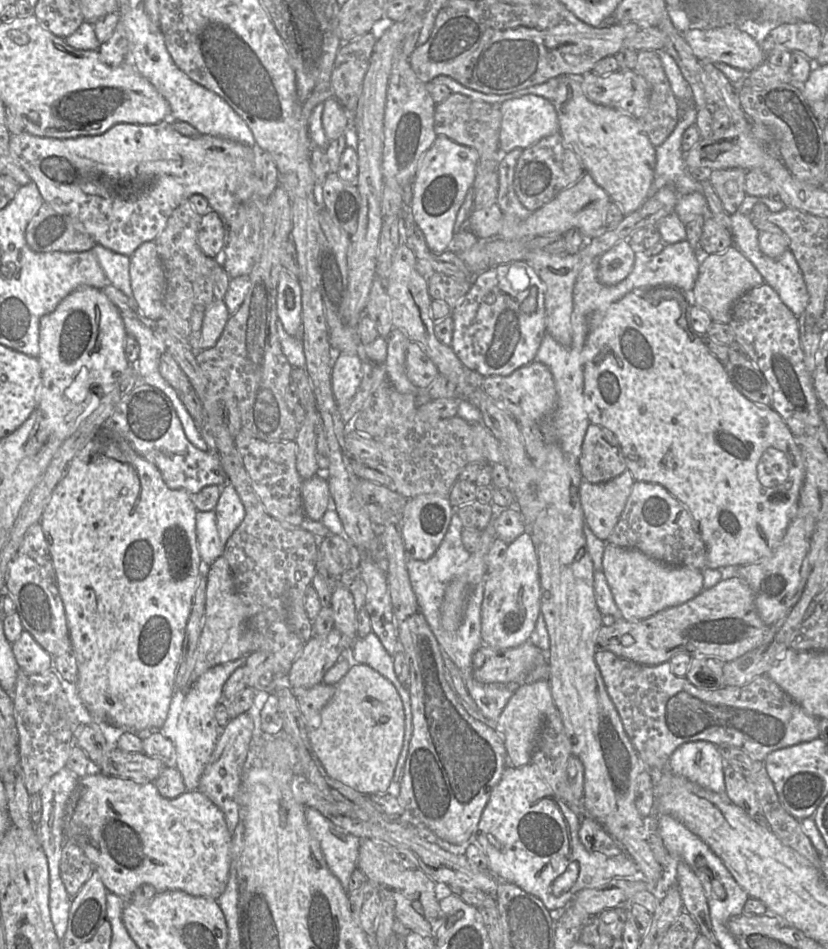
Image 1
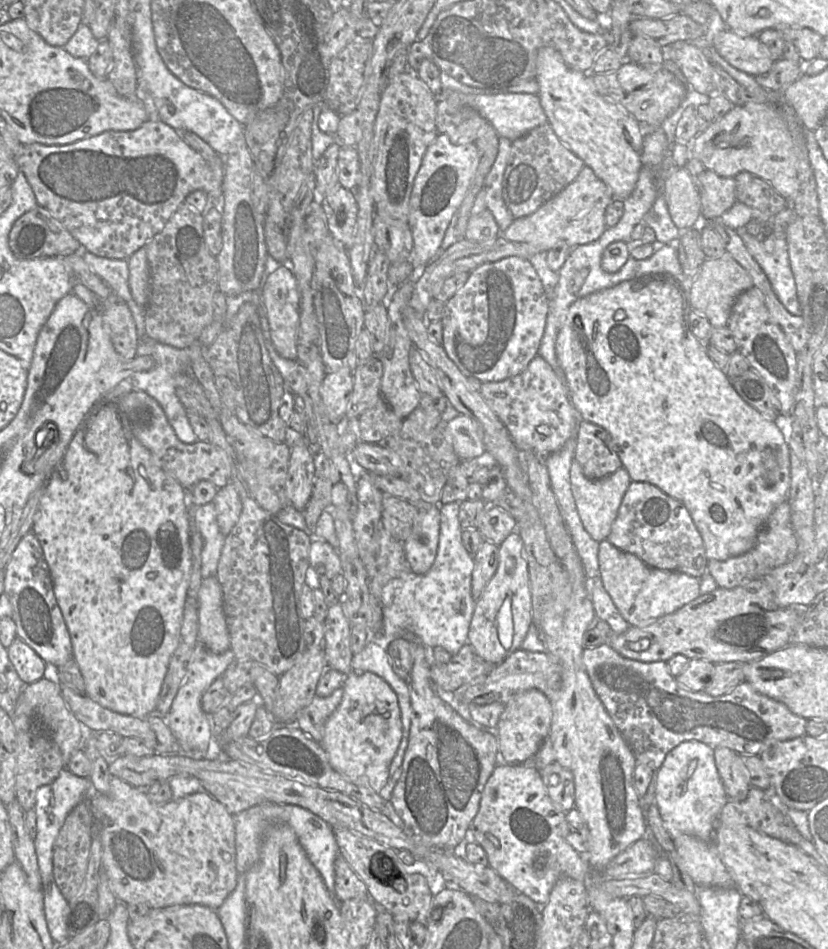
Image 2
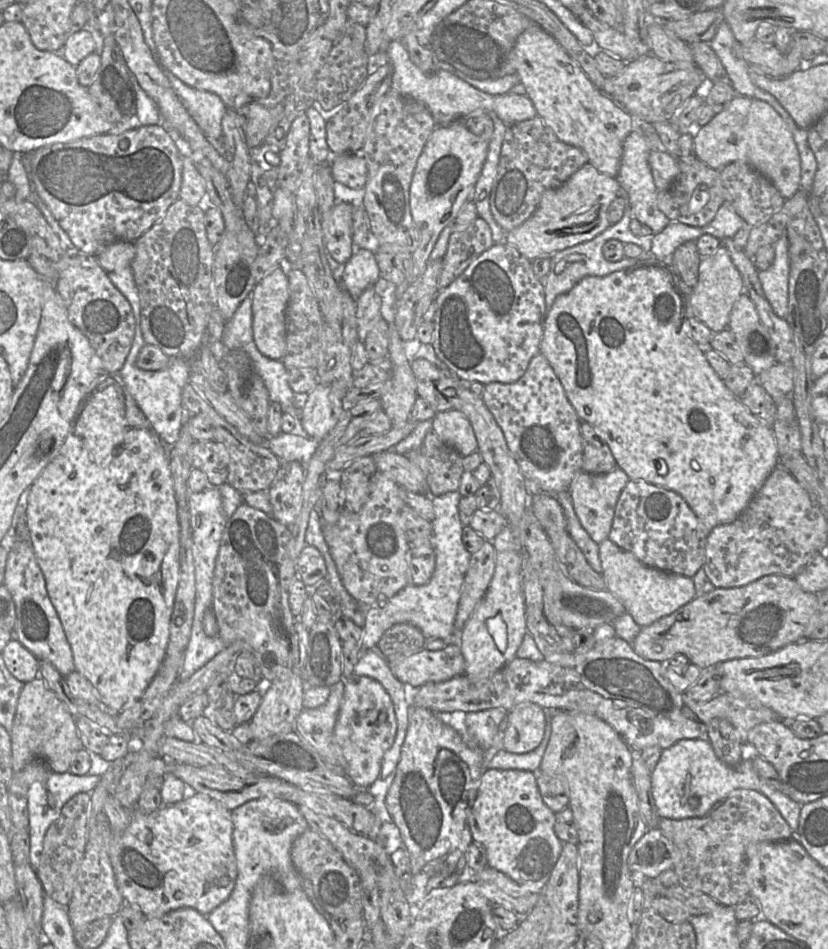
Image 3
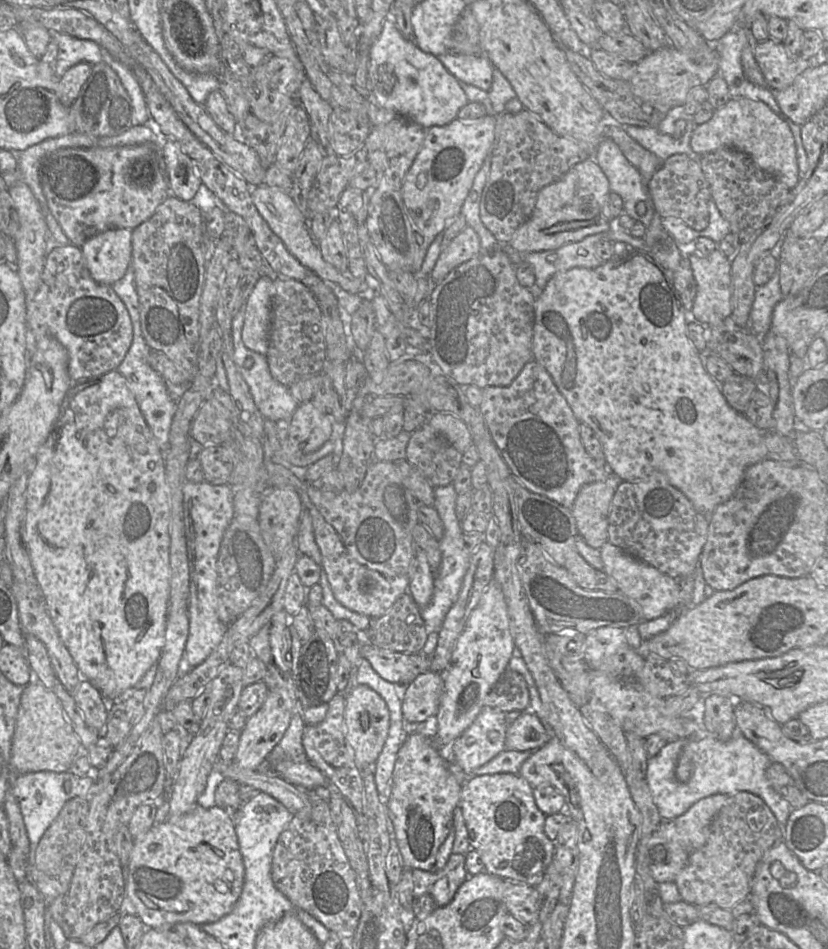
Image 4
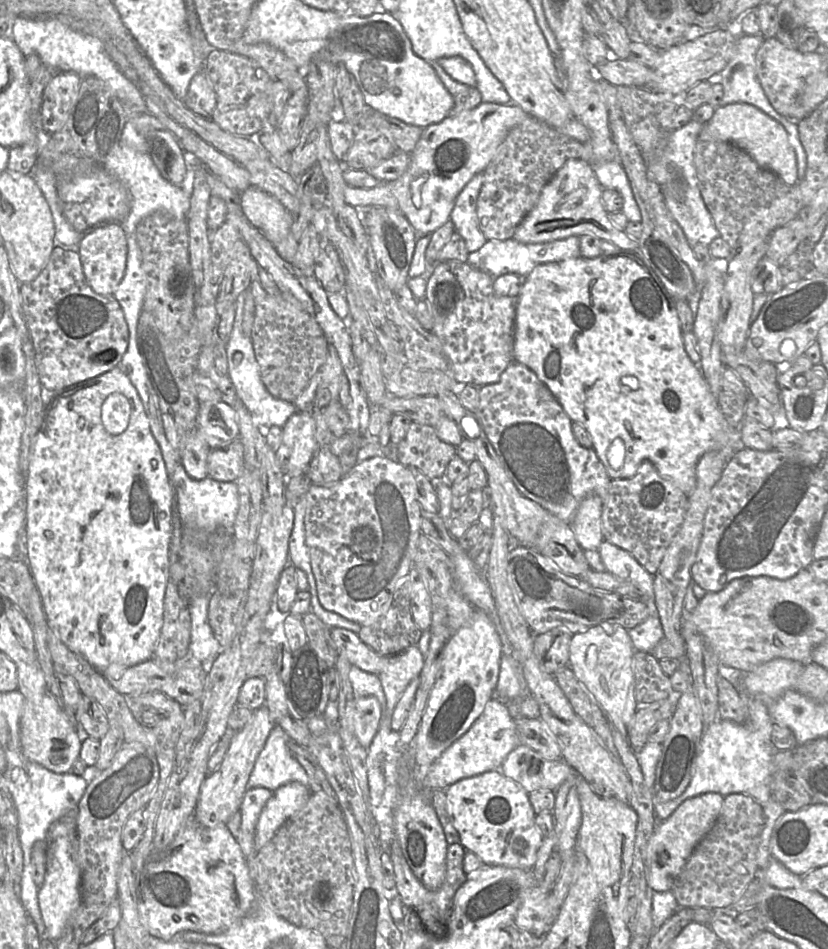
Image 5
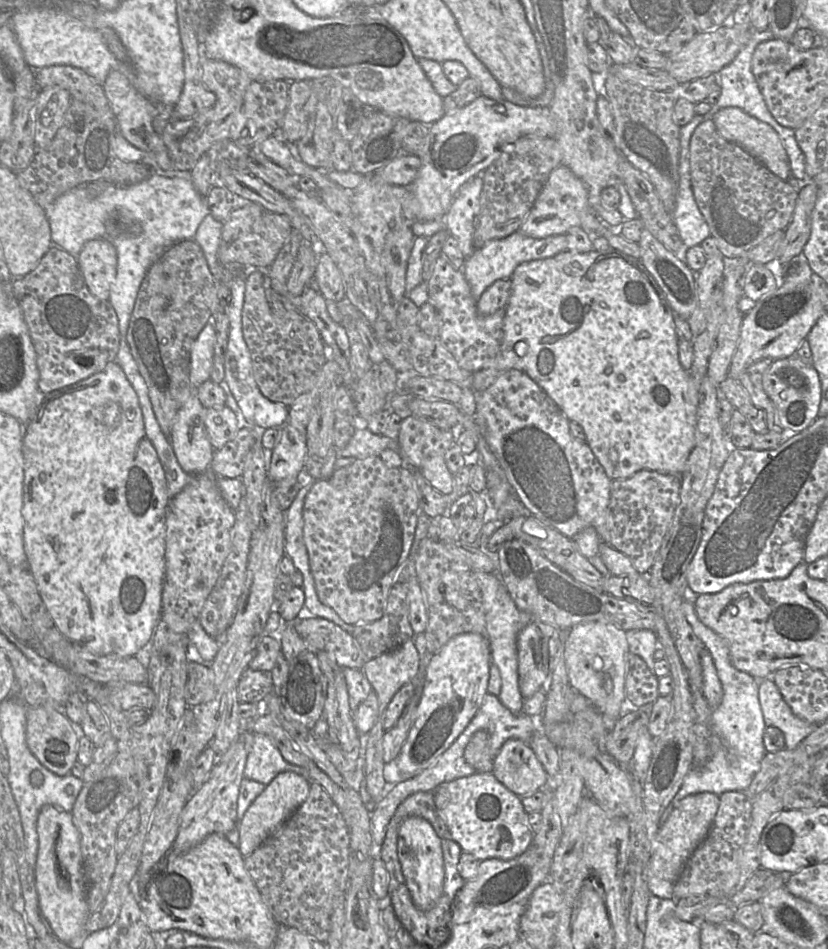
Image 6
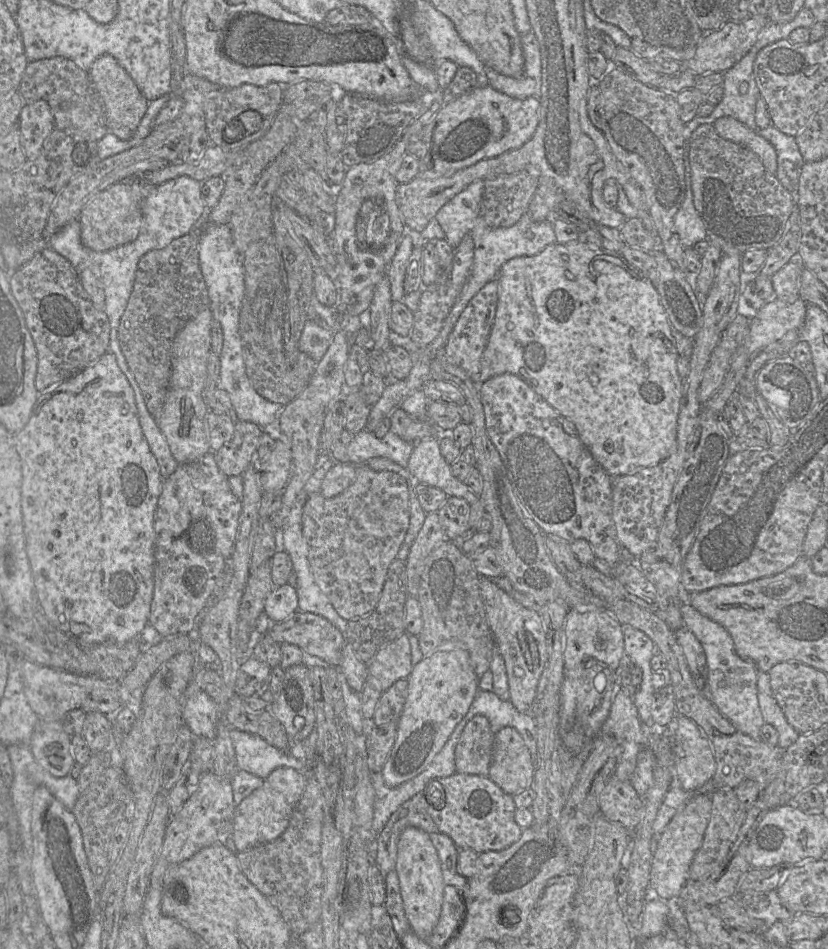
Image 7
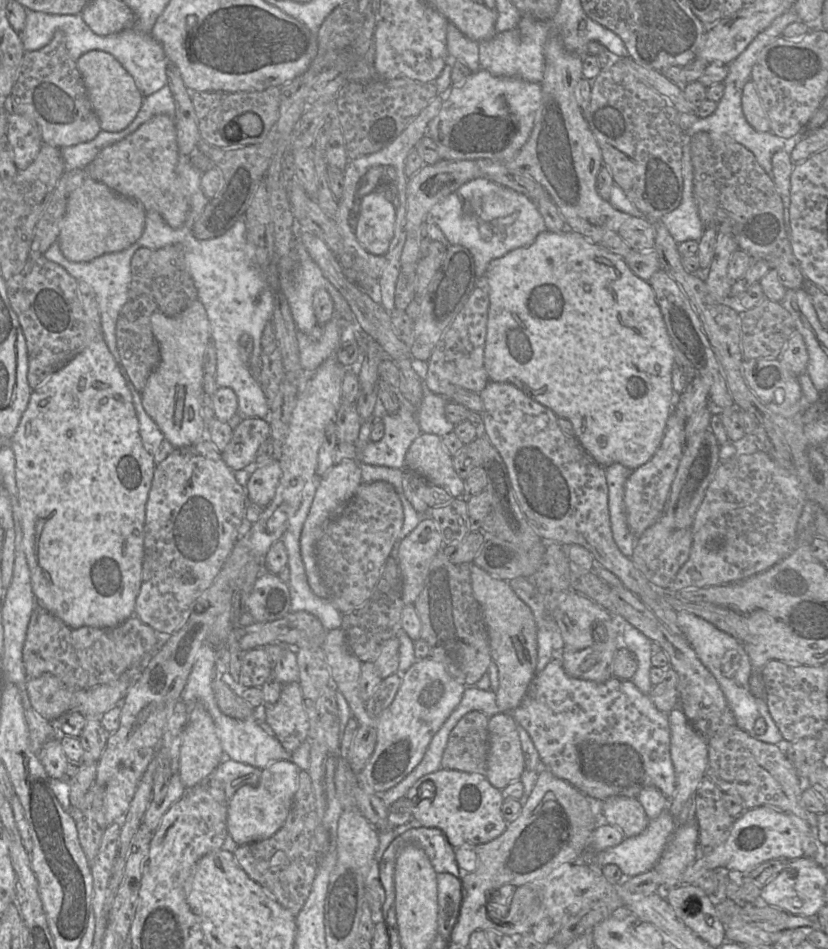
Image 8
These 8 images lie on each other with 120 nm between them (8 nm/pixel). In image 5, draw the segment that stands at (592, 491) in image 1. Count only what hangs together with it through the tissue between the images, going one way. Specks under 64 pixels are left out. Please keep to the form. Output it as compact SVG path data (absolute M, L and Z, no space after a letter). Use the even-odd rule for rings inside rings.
M592 494L582 500L575 513L571 526L583 551L598 550L603 541L602 509L601 498Z

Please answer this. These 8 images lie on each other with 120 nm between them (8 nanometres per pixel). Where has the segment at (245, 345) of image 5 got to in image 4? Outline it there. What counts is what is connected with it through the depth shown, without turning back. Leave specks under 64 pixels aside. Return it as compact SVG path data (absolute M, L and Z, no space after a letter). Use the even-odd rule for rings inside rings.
M243 302L232 320L233 360L247 383L254 402L265 419L277 422L281 419L290 419L299 406L292 396L289 387L281 384L270 373L265 355L247 348L242 341L242 328L244 324L247 302Z

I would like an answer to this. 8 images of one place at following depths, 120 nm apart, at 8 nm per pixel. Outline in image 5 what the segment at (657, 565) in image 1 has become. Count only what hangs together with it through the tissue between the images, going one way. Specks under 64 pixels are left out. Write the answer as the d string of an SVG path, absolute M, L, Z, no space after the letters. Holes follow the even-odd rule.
M605 540L601 542L597 551L607 572L631 582L646 602L653 602L654 576L630 553Z

